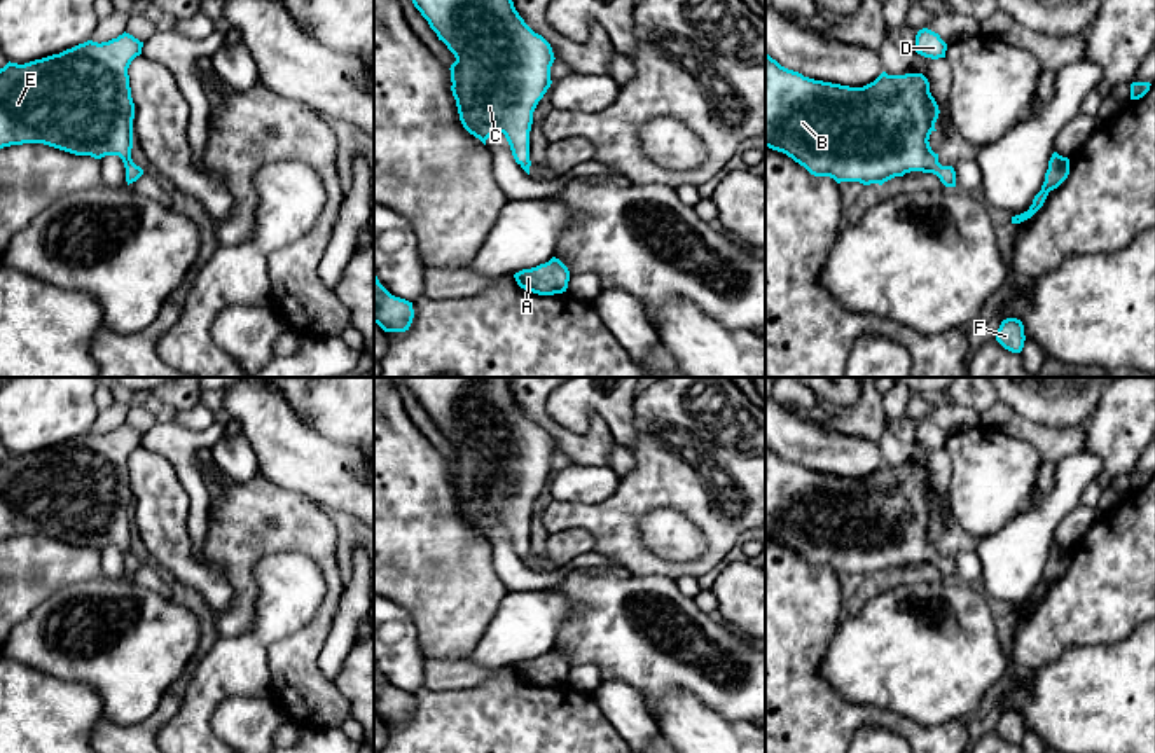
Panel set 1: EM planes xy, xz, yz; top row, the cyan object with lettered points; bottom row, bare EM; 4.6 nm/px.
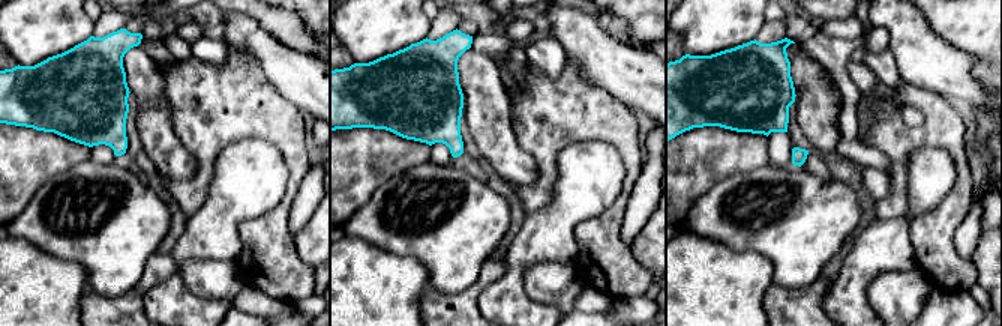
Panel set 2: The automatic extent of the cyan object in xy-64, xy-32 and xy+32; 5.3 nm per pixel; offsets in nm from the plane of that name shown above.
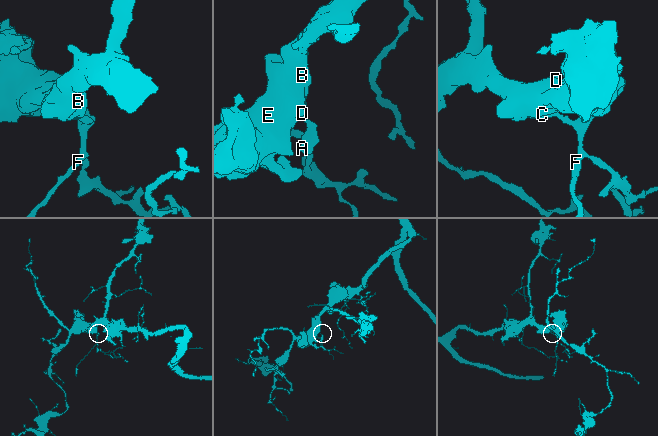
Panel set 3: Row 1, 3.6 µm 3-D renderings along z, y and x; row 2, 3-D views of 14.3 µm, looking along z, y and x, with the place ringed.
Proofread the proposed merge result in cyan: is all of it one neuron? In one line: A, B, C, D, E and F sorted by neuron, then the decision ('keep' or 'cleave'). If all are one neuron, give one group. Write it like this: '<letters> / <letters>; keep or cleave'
A B C D E F; keep

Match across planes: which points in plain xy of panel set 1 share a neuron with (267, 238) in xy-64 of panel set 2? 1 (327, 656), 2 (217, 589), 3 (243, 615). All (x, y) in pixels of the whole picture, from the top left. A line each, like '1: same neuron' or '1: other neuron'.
1: other neuron
2: other neuron
3: same neuron

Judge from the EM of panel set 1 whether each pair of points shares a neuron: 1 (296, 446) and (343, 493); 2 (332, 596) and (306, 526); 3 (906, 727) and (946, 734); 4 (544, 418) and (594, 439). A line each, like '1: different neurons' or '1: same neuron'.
1: same neuron
2: same neuron
3: same neuron
4: same neuron

